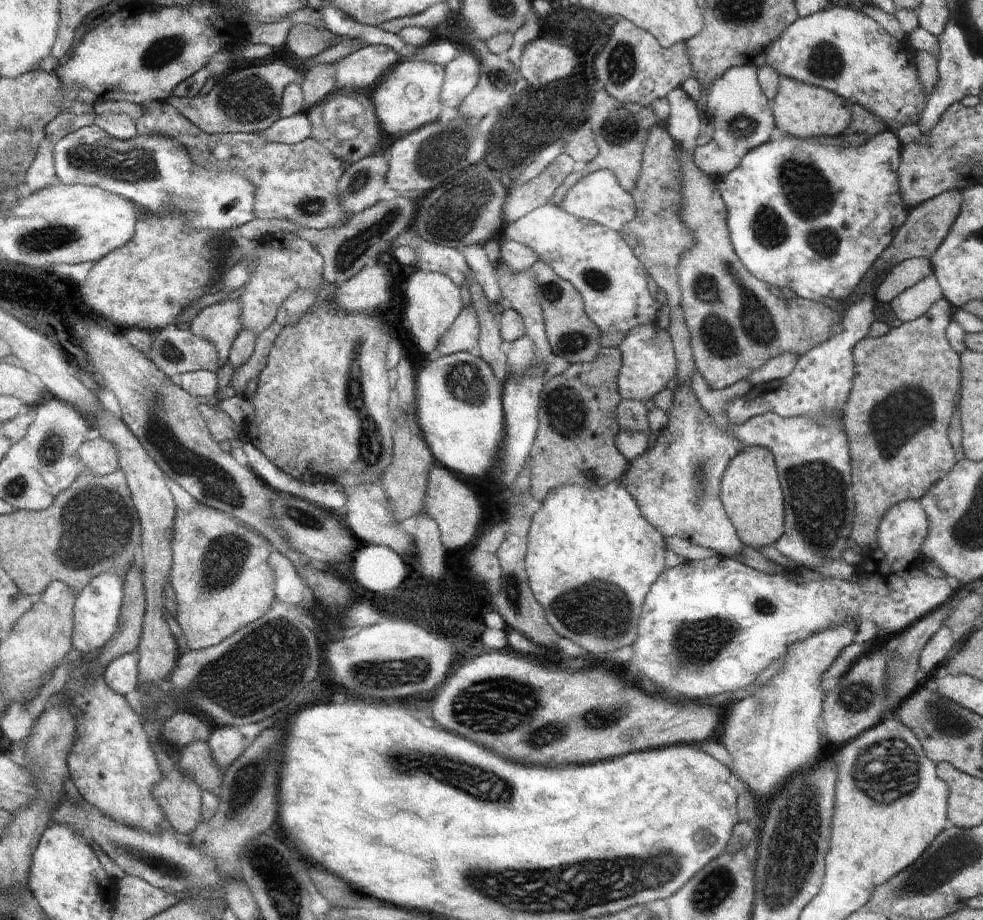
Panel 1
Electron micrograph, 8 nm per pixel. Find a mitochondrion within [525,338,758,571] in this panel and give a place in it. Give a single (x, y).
(568, 416)

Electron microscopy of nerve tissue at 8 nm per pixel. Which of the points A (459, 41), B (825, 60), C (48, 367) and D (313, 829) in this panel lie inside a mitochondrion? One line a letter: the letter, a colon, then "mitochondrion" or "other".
A: other
B: mitochondrion
C: other
D: other

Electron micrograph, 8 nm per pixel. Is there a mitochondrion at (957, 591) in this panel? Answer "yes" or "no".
no

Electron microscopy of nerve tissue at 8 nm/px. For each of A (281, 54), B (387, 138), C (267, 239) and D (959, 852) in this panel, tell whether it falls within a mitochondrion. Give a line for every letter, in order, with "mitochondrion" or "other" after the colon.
A: other
B: other
C: other
D: mitochondrion

